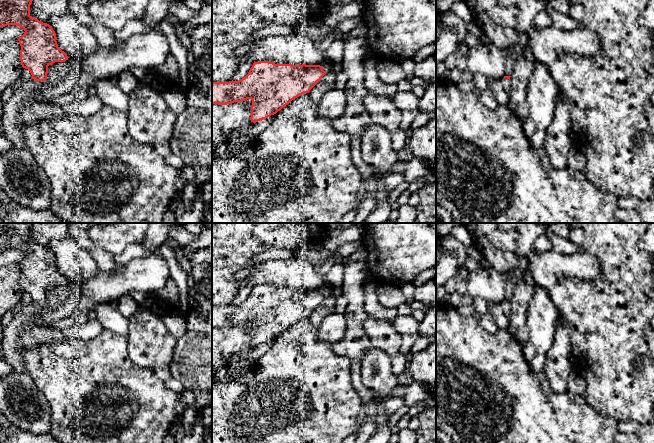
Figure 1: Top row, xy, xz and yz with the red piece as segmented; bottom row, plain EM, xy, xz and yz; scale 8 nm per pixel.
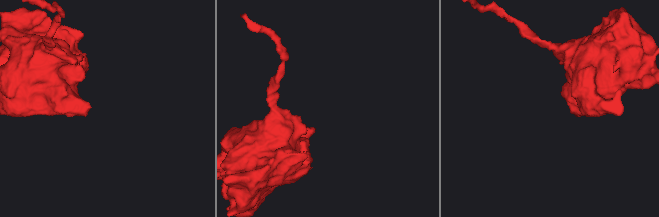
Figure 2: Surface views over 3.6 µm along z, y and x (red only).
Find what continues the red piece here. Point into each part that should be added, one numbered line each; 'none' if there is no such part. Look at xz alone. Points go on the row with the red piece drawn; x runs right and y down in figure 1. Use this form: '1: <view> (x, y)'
1: xz (327, 64)

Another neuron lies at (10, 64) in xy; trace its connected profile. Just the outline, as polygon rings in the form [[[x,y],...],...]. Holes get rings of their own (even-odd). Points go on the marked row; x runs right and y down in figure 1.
[[[18,39],[0,43],[0,115],[3,113],[3,91],[21,77],[20,51]]]

